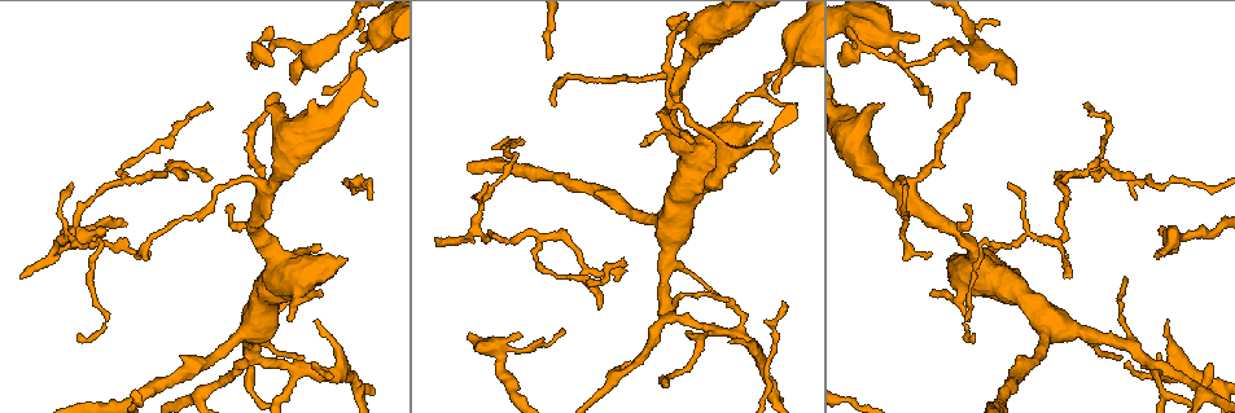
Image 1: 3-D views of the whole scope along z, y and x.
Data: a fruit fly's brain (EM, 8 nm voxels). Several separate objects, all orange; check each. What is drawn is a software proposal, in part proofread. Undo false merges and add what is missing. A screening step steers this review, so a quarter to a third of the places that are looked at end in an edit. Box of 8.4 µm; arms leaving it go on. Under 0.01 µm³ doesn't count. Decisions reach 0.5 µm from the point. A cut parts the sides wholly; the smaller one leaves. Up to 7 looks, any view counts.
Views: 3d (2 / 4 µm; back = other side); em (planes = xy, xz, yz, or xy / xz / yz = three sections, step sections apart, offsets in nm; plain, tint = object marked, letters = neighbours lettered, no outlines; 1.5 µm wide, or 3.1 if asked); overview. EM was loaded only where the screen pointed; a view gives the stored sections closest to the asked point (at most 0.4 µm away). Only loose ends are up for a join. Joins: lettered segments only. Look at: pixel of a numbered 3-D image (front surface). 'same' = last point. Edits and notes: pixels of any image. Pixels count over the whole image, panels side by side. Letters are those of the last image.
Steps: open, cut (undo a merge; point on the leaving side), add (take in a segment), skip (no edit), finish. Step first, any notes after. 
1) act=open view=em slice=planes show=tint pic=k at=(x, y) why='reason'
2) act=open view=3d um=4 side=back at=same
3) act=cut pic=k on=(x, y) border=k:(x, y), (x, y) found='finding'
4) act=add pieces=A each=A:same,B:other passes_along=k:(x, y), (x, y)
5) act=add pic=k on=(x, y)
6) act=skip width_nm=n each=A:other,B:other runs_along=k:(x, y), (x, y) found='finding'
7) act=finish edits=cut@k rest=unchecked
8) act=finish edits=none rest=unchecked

act=open view=3d um=4 side=back pic=1 at=(140, 256) why='tapers out'

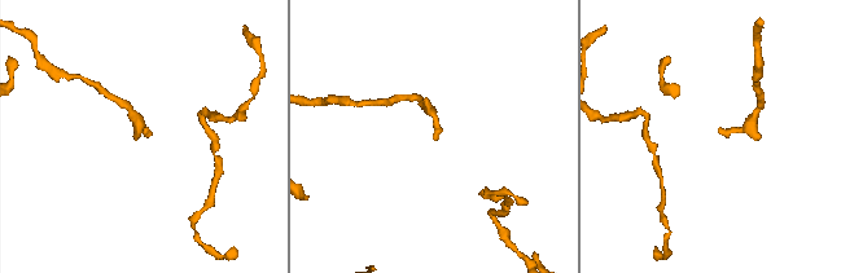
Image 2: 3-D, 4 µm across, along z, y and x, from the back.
act=open view=em slice=planes show=letters pic=2 at=(145, 133)

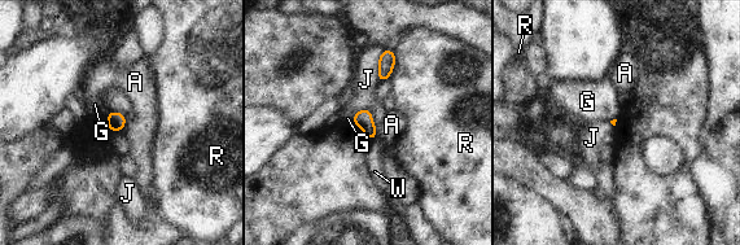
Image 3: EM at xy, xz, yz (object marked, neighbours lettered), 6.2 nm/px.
act=skip each=A:other,G:other,J:other,R:other,W:other border=3:(351, 117), (367, 108), (375, 126) found='none of them fits'

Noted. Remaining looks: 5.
act=open view=em slice=planes show=letters pic=1 at=(535, 232)

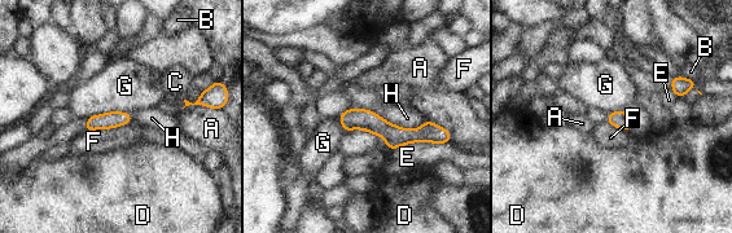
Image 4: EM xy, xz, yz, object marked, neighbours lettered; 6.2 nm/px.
act=skip width_nm=100 each=A:other,B:other,C:other,D:other,E:other,F:other,G:other,H:other border=4:(358, 108), (404, 128), (425, 121) found='one neuron here'

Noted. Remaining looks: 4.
act=open view=3d um=4 pic=1 at=(1135, 197) why='tapers out'

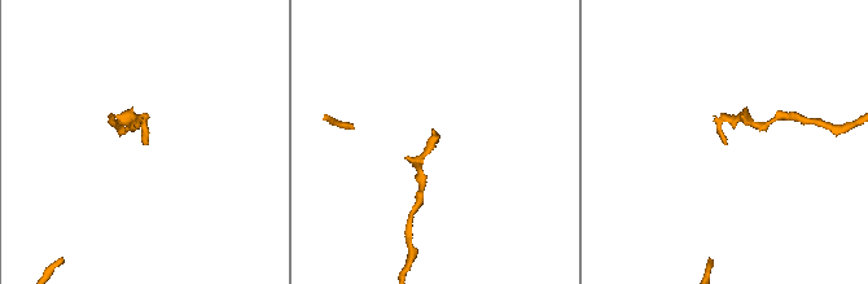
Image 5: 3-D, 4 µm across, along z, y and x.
act=open view=em slice=planes show=letters pic=5 at=(146, 142)

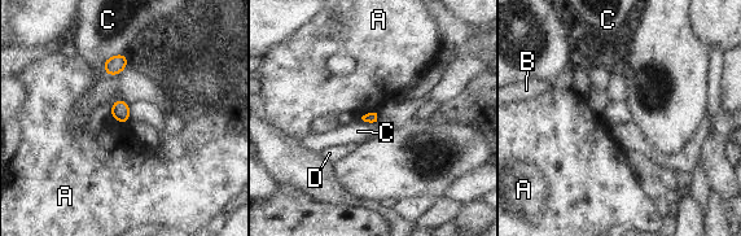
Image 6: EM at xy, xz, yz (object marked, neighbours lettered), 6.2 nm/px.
act=skip each=A:other,B:other,C:other,D:other border=6:(123, 52), (110, 56), (104, 61) found='no lettered segment goes on from it'

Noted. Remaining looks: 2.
act=finish edits=none rest=unchecked

